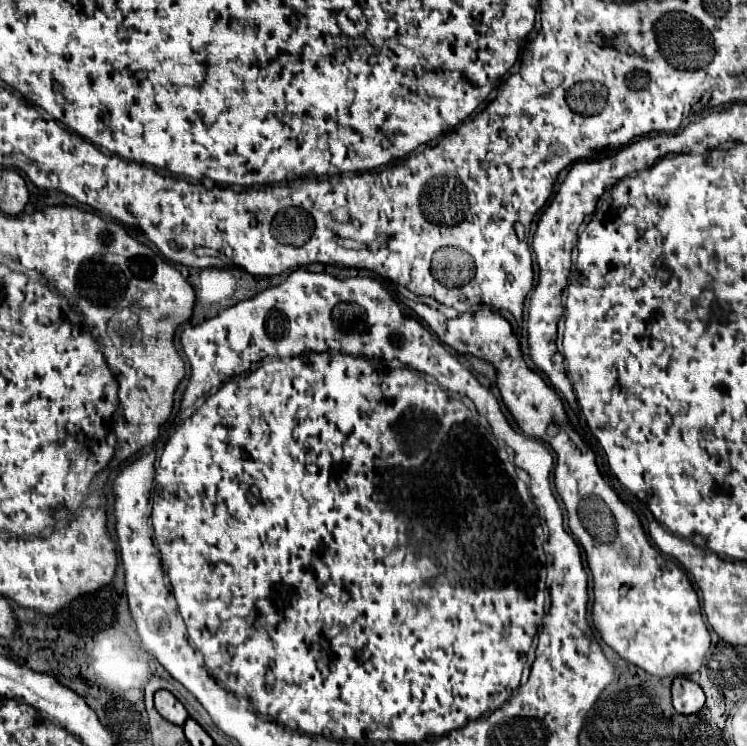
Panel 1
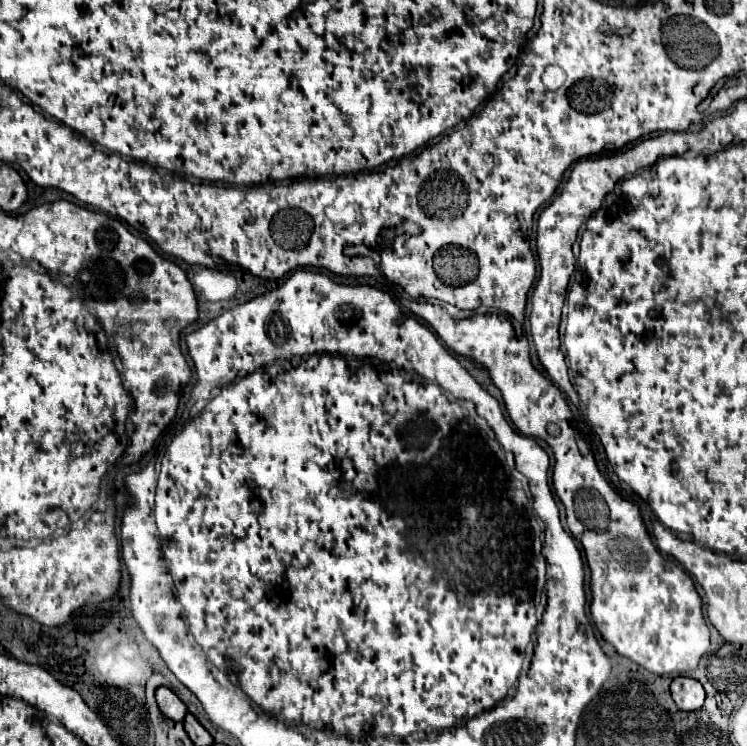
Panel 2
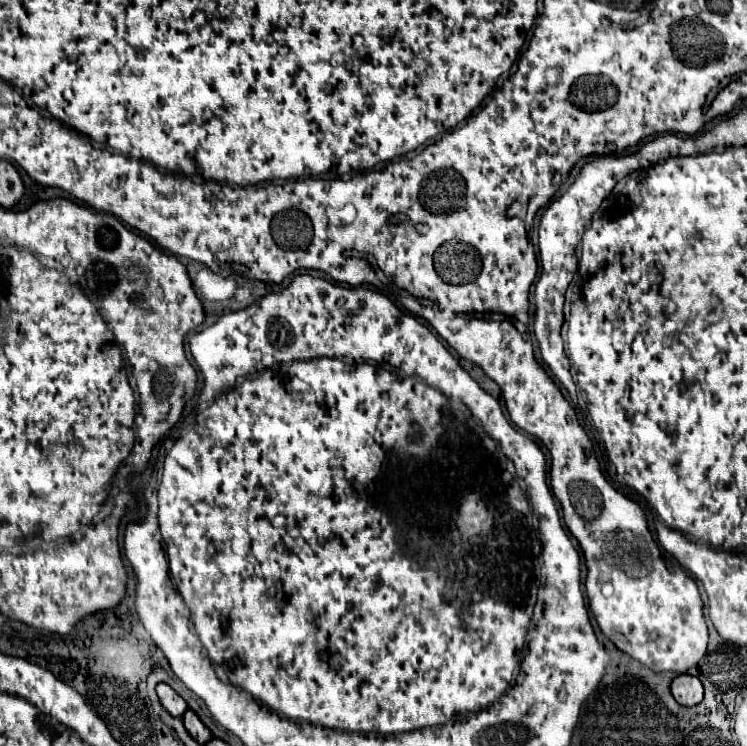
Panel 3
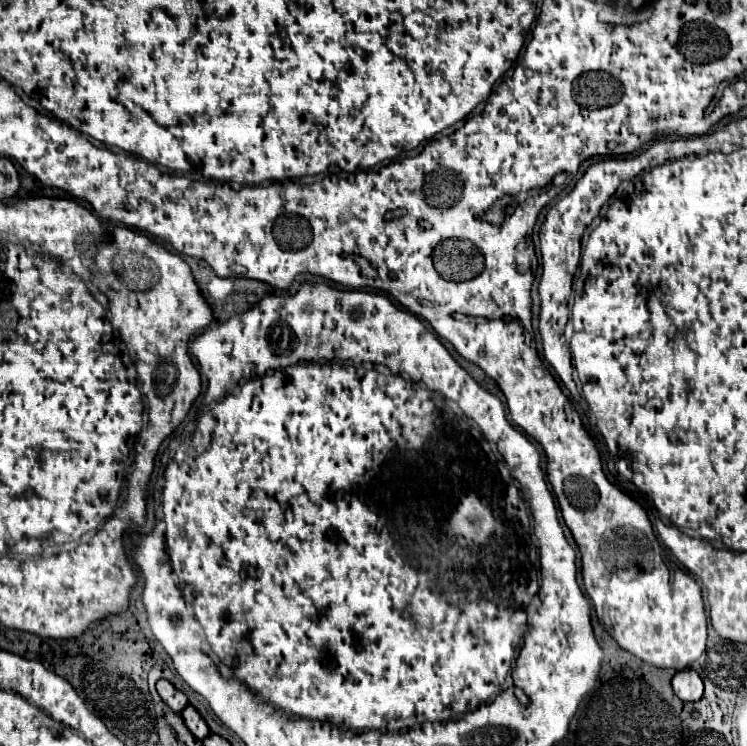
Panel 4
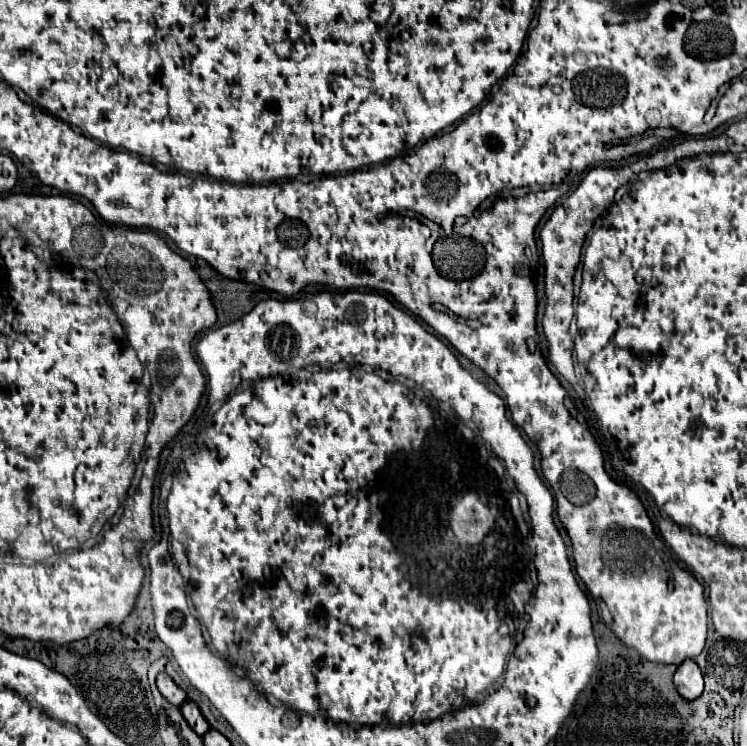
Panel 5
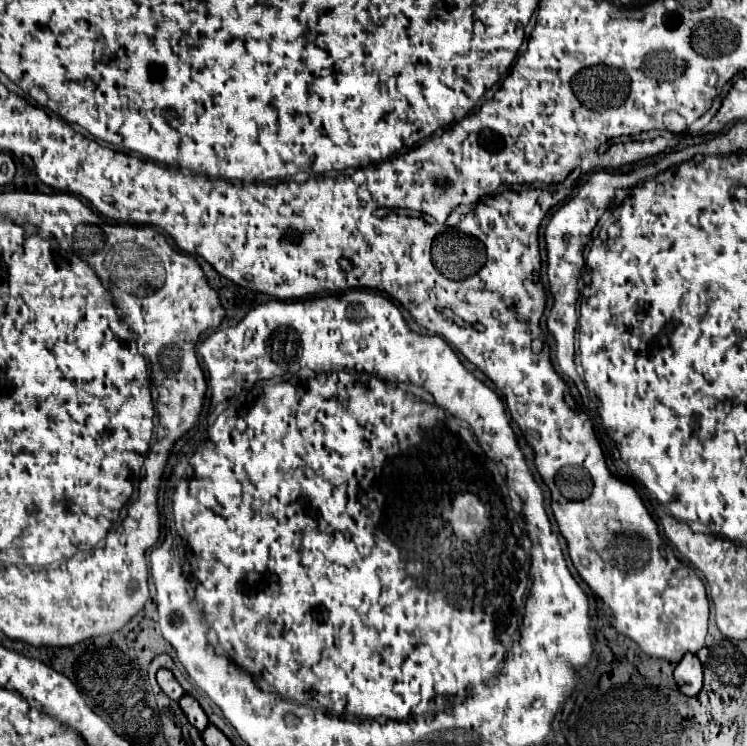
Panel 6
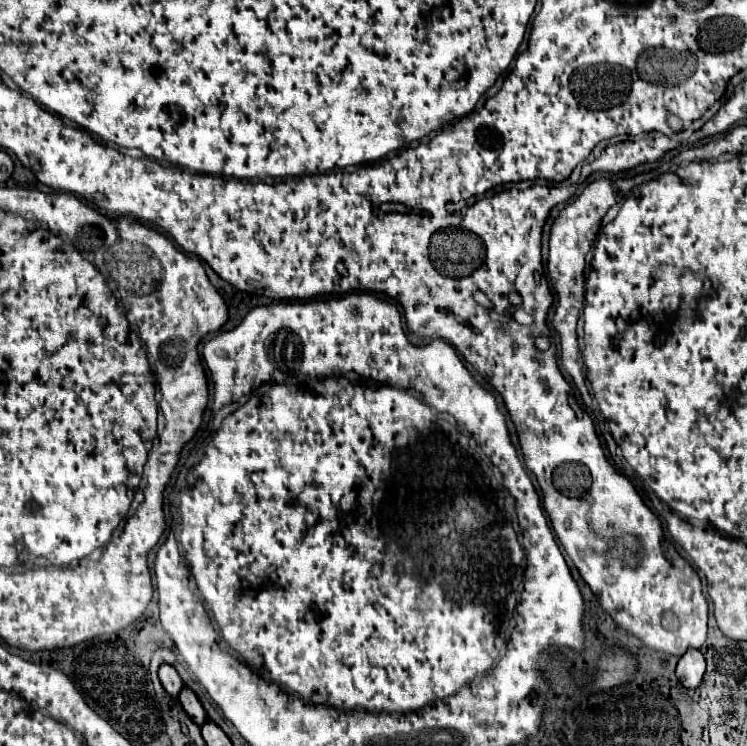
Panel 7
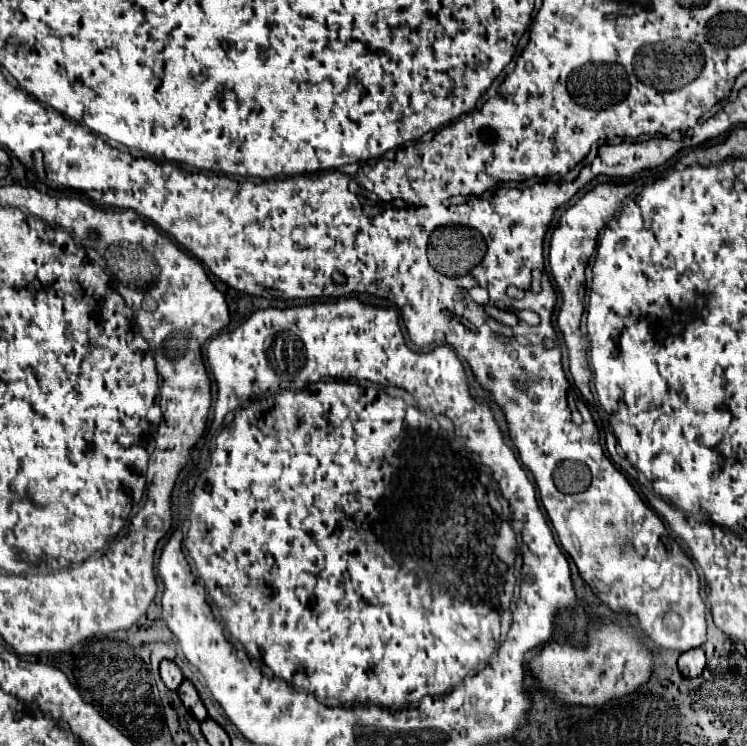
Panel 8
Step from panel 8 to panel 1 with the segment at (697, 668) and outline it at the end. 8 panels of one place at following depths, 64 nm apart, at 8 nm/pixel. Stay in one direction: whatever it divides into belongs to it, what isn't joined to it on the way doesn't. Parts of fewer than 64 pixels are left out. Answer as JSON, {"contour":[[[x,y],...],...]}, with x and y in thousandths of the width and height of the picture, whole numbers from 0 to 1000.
{"contour":[[[902,909],[900,914],[900,941],[910,957],[932,957],[942,946],[940,922],[924,909]]]}

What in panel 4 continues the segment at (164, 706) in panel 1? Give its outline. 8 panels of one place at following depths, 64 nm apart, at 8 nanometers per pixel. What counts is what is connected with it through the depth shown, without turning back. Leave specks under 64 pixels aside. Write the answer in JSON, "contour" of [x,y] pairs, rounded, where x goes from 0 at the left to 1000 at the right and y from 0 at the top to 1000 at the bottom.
{"contour":[[[212,912],[212,914],[209,914],[209,925],[212,925],[214,936],[217,936],[233,954],[244,954],[244,952],[249,949],[249,944],[252,944],[249,933],[246,933],[241,925],[236,925],[225,912]]]}

